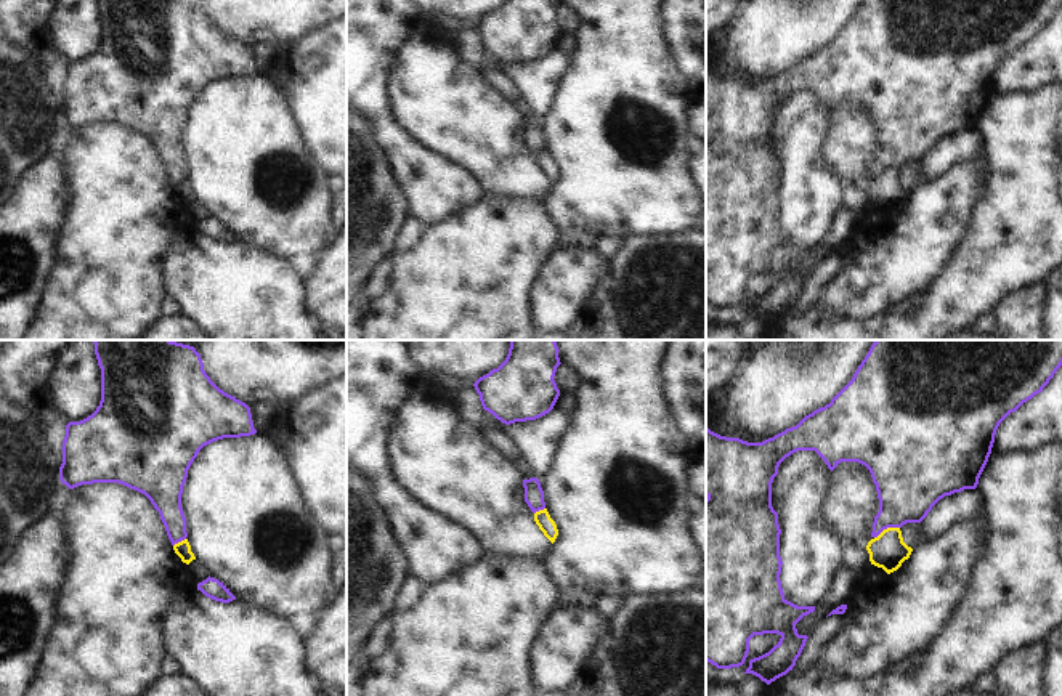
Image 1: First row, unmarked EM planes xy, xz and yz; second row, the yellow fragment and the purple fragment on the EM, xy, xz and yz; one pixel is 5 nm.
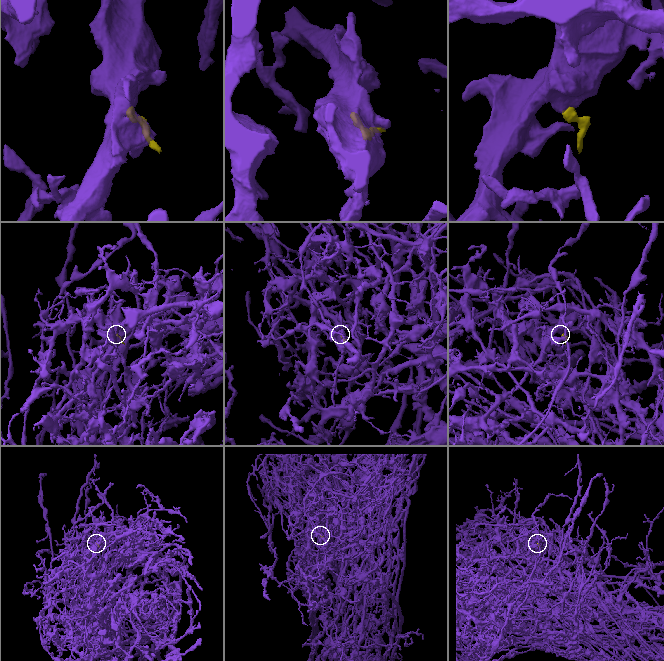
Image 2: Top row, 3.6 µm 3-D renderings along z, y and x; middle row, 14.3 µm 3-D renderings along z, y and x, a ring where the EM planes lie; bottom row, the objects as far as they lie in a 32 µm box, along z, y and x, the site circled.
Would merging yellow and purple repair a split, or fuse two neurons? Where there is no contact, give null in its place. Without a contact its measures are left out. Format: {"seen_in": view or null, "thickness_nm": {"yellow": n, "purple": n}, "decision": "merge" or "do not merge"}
{"seen_in": "yz", "thickness_nm": {"yellow": 180, "purple": 320}, "decision": "do not merge"}

